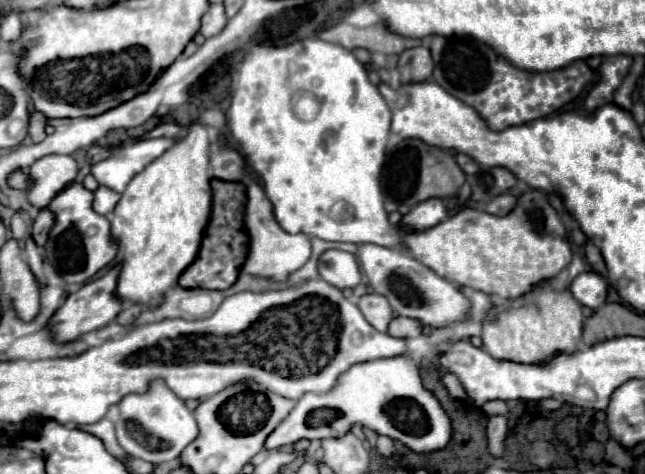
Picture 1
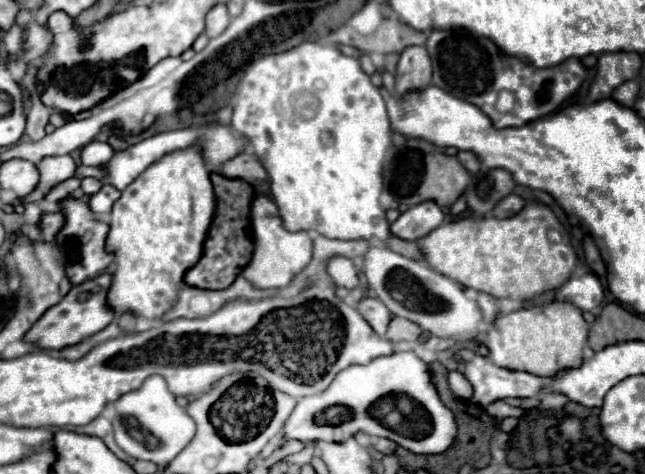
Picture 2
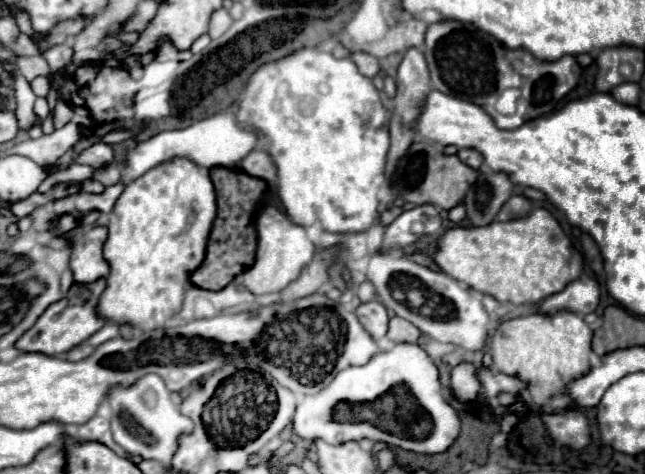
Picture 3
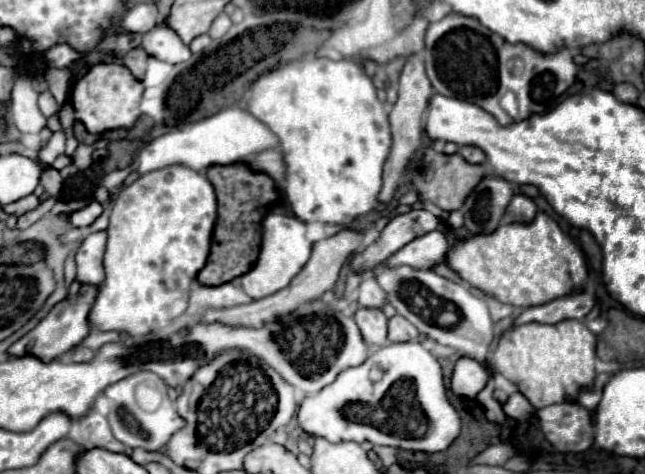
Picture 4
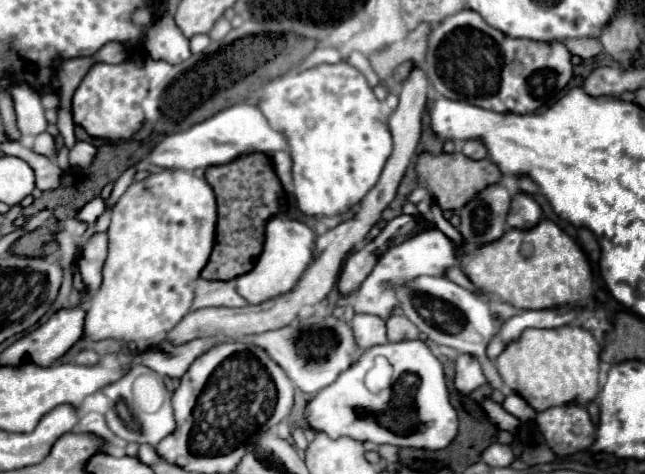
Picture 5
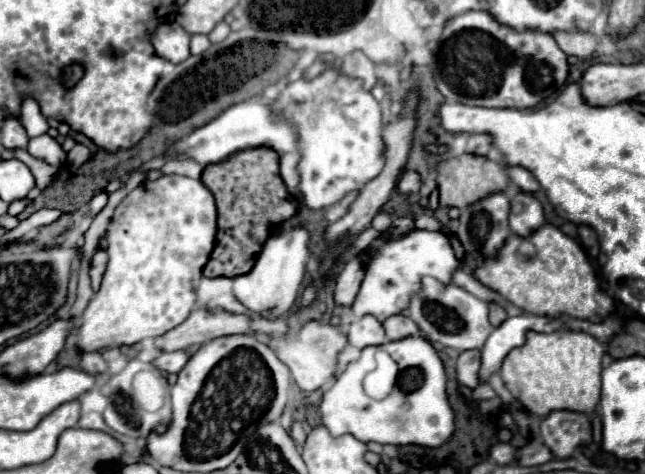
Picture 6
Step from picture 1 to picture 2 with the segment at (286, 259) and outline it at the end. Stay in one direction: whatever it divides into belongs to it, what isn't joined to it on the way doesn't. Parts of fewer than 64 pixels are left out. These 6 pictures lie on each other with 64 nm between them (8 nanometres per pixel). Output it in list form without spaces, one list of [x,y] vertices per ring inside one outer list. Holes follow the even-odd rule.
[[[256,196],[252,202],[252,226],[254,226],[254,254],[250,264],[242,270],[242,276],[260,290],[284,288],[290,280],[300,274],[312,260],[312,240],[308,232],[290,232],[284,228],[278,214],[278,206],[264,196]]]

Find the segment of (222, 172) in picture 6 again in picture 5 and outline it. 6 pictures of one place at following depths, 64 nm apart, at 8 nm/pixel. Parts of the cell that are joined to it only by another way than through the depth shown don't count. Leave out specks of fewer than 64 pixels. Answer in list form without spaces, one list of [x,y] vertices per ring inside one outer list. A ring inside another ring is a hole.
[[[244,154],[222,166],[206,168],[206,182],[212,186],[218,202],[218,228],[216,244],[208,264],[202,270],[206,280],[232,280],[250,272],[262,252],[266,222],[284,208],[284,188],[272,170],[272,162],[266,154]]]

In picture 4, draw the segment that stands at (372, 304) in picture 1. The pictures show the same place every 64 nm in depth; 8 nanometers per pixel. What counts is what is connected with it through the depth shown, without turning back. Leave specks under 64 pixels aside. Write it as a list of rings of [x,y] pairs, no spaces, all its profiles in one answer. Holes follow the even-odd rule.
[[[358,310],[354,320],[362,332],[362,338],[370,346],[380,346],[386,342],[386,324],[388,318],[382,310]]]

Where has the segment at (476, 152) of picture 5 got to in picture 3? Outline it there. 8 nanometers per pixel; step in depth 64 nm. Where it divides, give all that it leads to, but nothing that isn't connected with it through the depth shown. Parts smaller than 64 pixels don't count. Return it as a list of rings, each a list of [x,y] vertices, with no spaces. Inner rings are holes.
[[[464,148],[464,150],[458,150],[458,158],[464,162],[464,164],[468,164],[468,166],[472,166],[474,170],[478,170],[480,166],[482,166],[482,154],[478,152],[478,150],[472,150],[472,148]]]

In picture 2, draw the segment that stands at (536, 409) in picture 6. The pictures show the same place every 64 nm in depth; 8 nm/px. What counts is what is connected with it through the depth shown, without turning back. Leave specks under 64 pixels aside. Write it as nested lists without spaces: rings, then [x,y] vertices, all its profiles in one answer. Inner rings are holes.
[[[550,300],[540,308],[522,308],[518,312],[498,316],[494,320],[494,328],[490,328],[488,336],[484,338],[484,344],[490,350],[490,360],[496,366],[552,378],[560,370],[582,366],[588,328],[588,322],[582,318],[582,312],[574,304]]]

